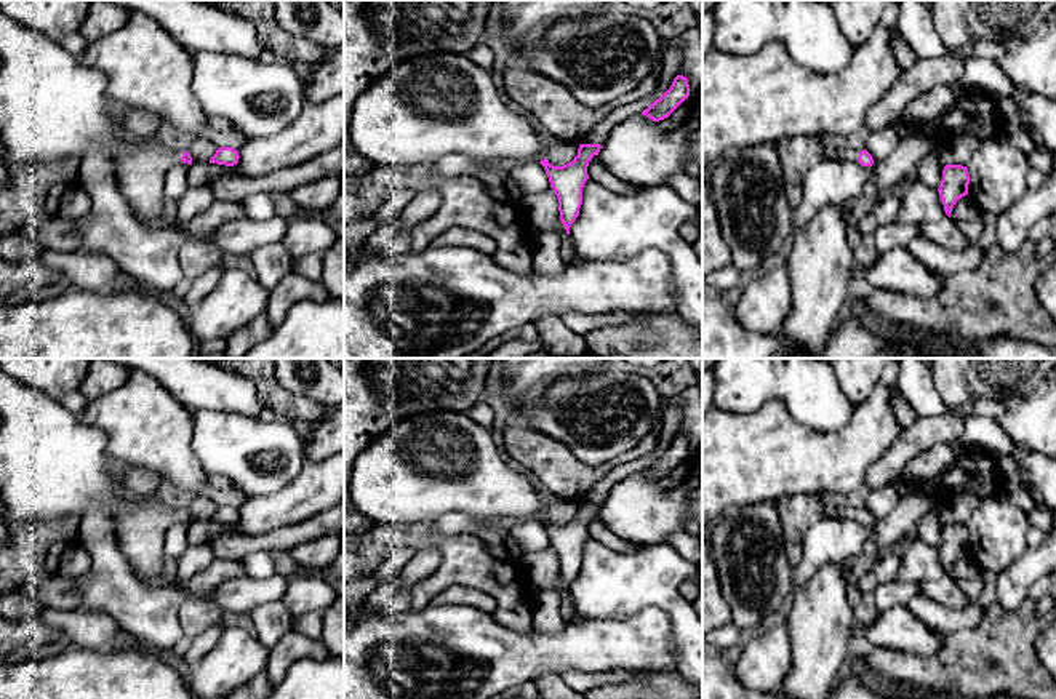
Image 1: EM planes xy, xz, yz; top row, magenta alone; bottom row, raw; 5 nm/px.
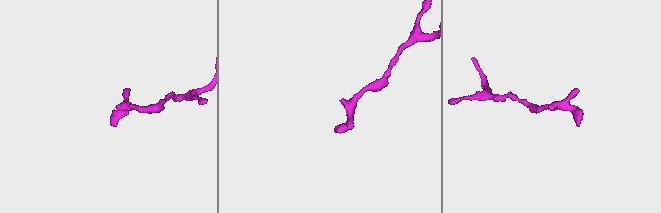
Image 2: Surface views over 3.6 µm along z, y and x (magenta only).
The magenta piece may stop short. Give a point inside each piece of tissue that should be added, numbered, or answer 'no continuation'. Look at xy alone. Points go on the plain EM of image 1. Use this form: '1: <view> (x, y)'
1: xy (52, 464)

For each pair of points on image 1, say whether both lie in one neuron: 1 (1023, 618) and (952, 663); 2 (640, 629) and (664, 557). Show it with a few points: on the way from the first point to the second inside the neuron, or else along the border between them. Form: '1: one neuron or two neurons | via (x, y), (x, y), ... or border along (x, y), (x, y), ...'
1: one neuron | via (1005, 635), (978, 663), (970, 663)
2: two neurons | border along (610, 618), (660, 608), (668, 616), (672, 632)

